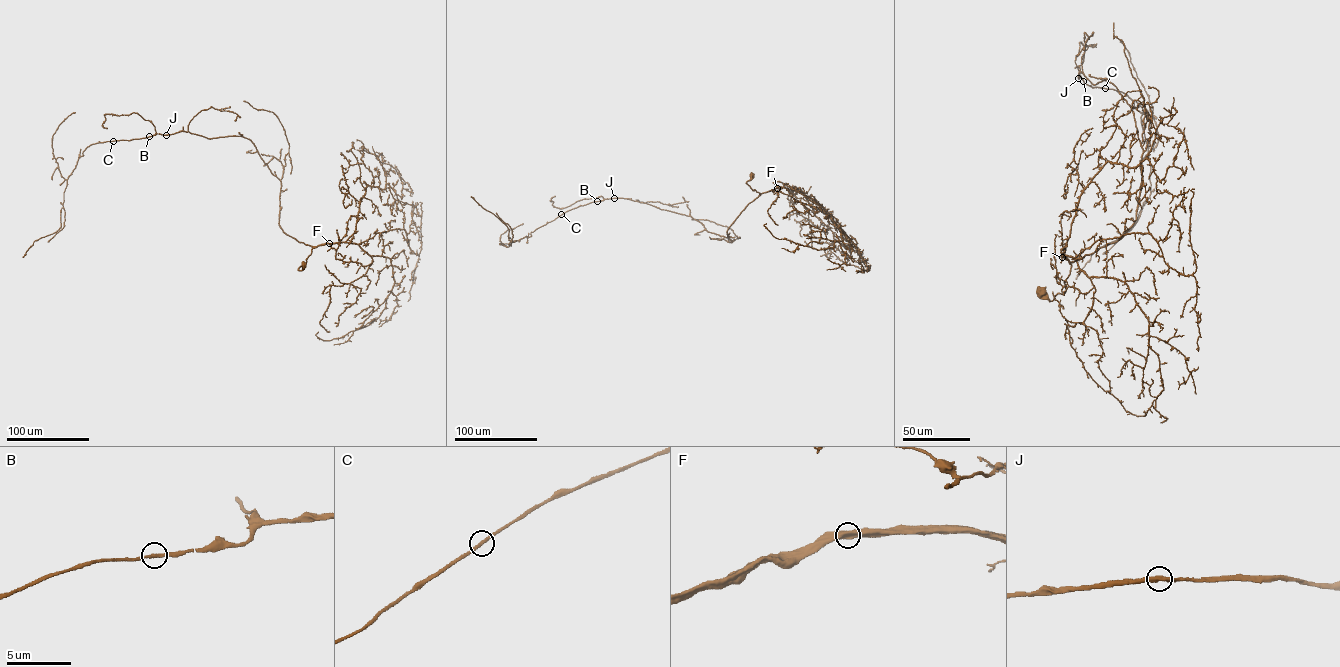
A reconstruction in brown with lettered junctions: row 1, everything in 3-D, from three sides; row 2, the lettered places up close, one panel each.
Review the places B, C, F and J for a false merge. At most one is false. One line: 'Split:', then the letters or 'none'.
Split: none

